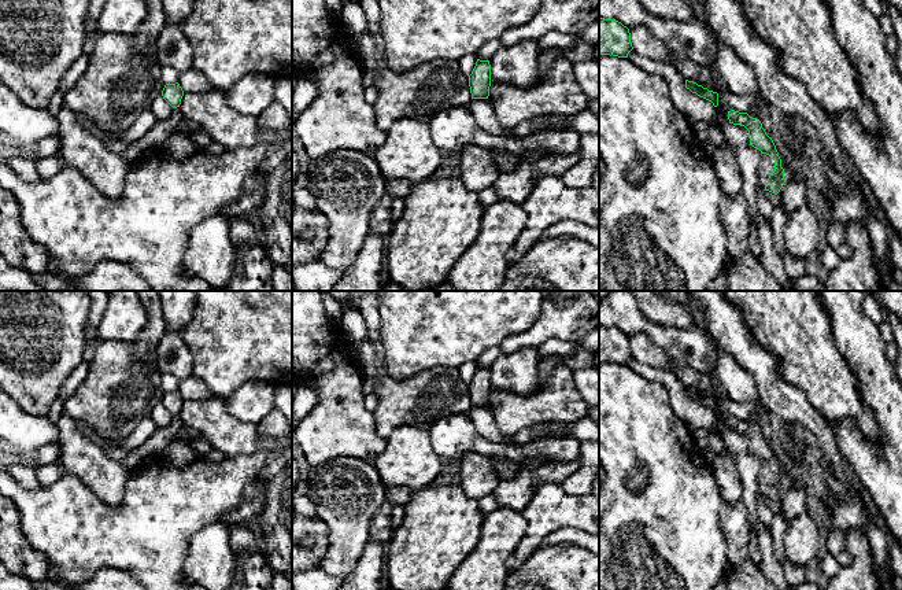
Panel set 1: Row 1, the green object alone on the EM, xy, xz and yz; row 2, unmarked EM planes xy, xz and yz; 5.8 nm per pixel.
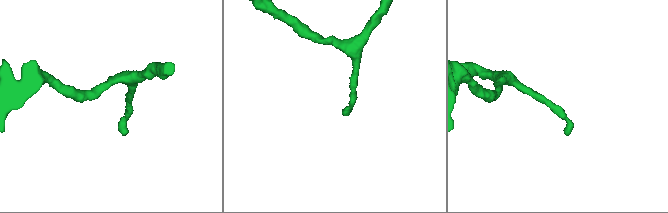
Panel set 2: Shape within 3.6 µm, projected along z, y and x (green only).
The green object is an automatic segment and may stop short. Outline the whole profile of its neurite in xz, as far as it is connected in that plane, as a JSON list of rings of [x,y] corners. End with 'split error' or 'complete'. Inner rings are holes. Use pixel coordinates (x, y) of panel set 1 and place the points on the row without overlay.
[[[477,366],[476,373],[469,383],[472,406],[488,406],[491,394],[489,368]]] | complete

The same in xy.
[[[178,390],[166,391],[163,398],[162,398],[162,403],[173,416],[177,416],[181,412],[184,398]]] | complete

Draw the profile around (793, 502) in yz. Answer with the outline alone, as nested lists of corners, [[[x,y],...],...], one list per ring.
[[[799,479],[784,490],[776,502],[775,510],[781,513],[788,521],[806,512],[806,491]]]

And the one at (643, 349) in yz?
[[[646,333],[632,335],[629,340],[633,358],[637,361],[673,373],[685,387],[691,386],[703,391],[710,391],[717,397],[717,401],[728,399],[724,388],[714,377],[673,365],[668,355],[655,346]]]

